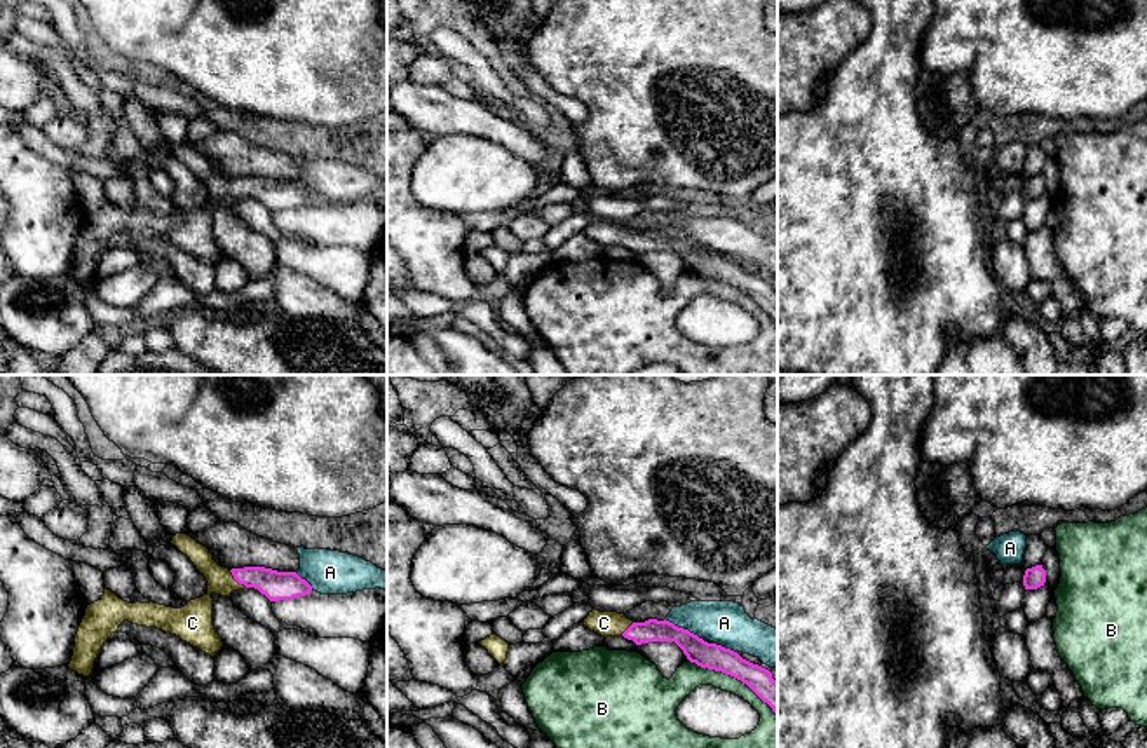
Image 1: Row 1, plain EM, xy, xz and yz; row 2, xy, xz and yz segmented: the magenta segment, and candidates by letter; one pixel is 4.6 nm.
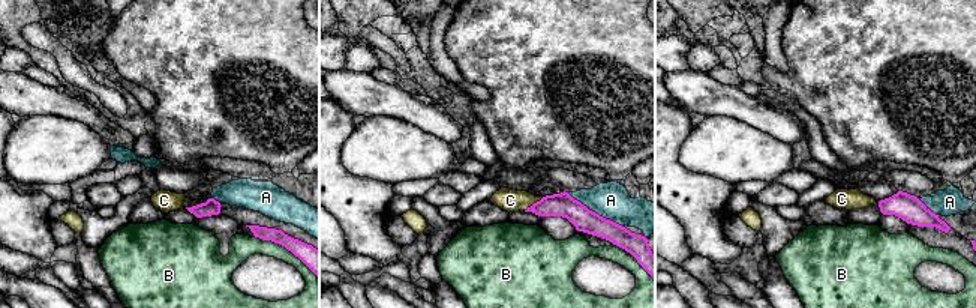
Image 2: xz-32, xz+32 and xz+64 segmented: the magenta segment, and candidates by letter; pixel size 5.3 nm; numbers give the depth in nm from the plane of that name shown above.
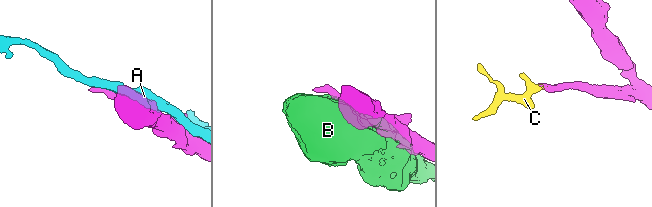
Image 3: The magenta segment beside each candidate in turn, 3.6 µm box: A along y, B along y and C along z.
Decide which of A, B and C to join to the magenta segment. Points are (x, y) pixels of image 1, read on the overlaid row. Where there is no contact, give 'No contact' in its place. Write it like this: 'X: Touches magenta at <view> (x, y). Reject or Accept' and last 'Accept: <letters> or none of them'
A: Touches magenta at xz (682, 628). Reject
B: Touches magenta at xz (734, 677). Reject
C: Touches magenta at xy (237, 581). Accept
Accept: C

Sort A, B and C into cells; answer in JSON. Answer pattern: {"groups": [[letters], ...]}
{"groups": [["A"], ["B"], ["C"]]}

